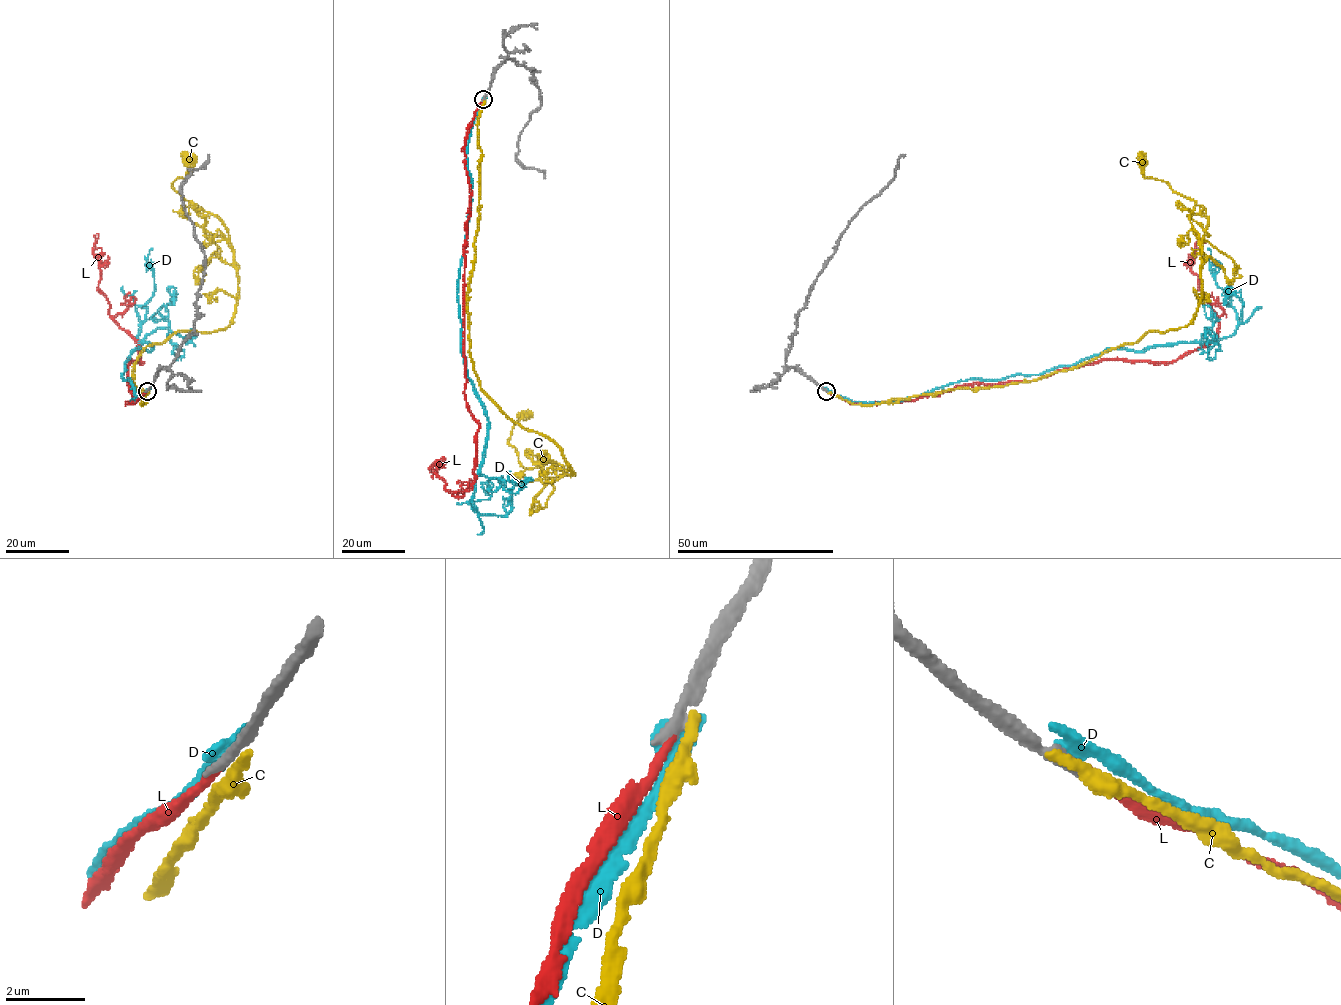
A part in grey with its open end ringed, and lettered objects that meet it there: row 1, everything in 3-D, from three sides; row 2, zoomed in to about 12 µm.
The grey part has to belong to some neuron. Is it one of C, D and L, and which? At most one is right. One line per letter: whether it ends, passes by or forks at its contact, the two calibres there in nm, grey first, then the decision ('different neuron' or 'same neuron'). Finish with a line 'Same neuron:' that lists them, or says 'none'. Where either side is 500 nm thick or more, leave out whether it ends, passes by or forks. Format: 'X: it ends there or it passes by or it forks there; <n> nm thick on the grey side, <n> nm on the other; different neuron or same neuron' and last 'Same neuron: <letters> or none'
C: it ends there; 360 nm thick on the grey side, 320 nm on the other; different neuron
D: 340 nm thick on the grey side, 500 nm on the other; different neuron
L: it ends there; 320 nm thick on the grey side, 220 nm on the other; same neuron
Same neuron: L

